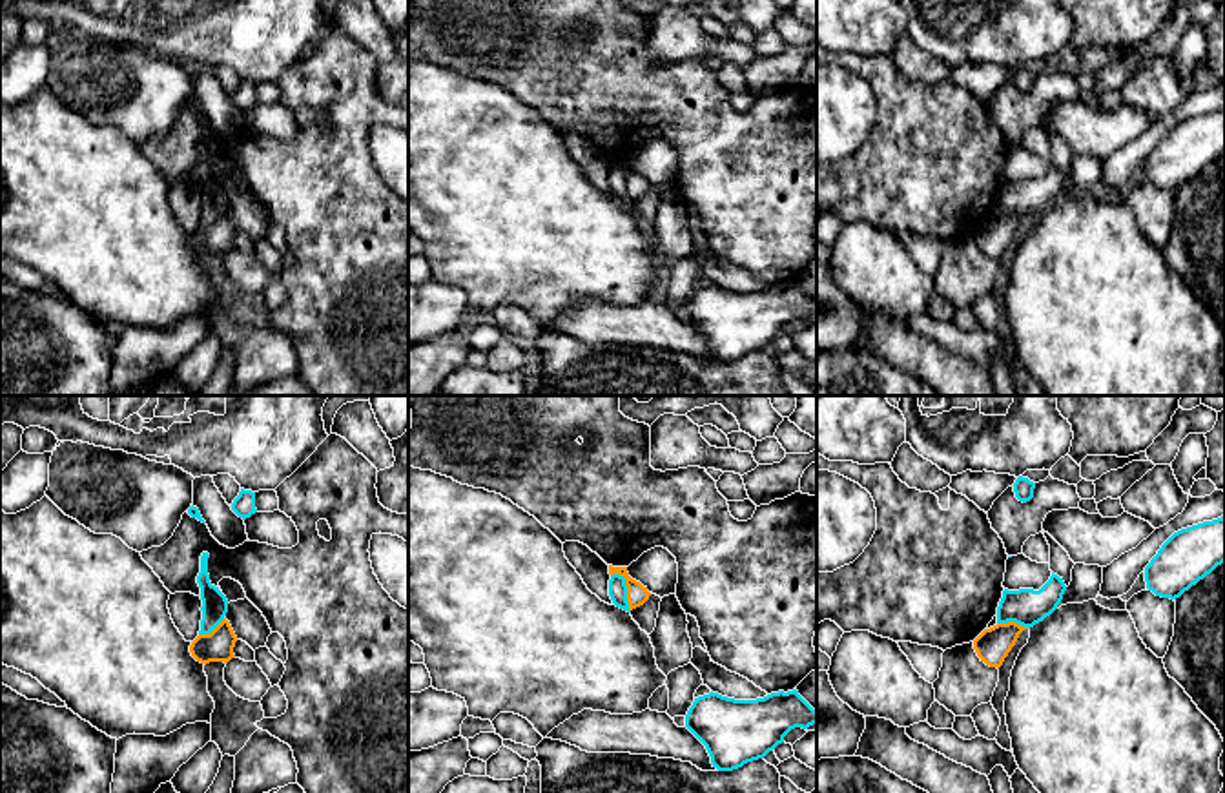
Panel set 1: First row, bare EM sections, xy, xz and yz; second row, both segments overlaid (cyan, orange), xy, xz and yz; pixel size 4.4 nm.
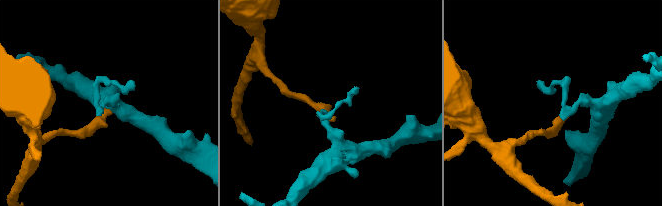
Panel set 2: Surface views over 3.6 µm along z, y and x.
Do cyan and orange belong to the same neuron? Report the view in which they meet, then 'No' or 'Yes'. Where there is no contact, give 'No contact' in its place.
Touches cyan in xz. No

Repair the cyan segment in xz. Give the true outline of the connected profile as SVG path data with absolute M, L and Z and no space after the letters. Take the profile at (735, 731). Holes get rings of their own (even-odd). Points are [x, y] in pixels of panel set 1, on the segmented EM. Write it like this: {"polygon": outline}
{"polygon": "M797 689L757 700L735 700L711 691L695 698L685 715L685 727L705 746L718 771L764 758L791 729L813 724L817 711Z"}

